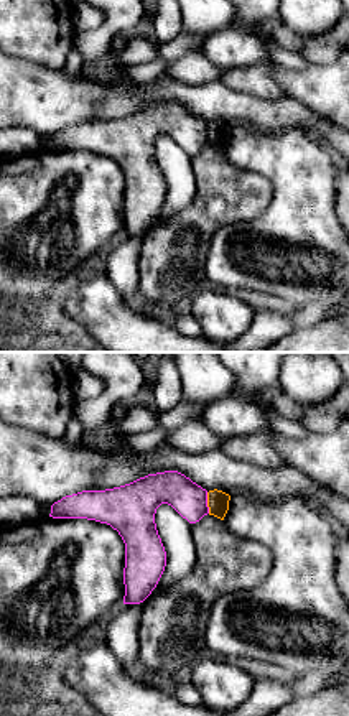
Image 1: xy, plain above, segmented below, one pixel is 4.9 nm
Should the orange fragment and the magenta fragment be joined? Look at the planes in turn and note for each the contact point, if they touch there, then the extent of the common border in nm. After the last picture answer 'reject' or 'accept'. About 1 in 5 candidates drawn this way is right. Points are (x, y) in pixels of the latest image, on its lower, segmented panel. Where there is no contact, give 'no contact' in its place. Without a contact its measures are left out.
(208, 502) | 110 nm

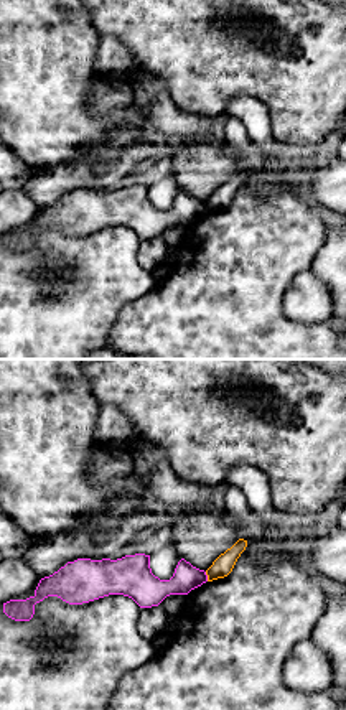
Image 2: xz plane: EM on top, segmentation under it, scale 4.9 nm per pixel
(208, 577) | 50 nm

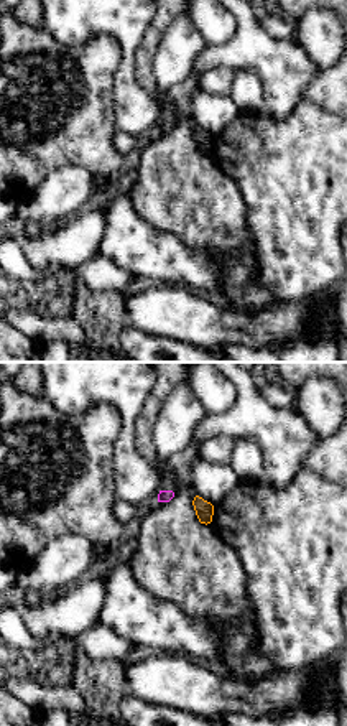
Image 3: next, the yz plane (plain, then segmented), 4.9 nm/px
no contact

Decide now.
reject

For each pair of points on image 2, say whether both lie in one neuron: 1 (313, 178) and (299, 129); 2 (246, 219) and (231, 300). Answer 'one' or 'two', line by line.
1: two
2: one

